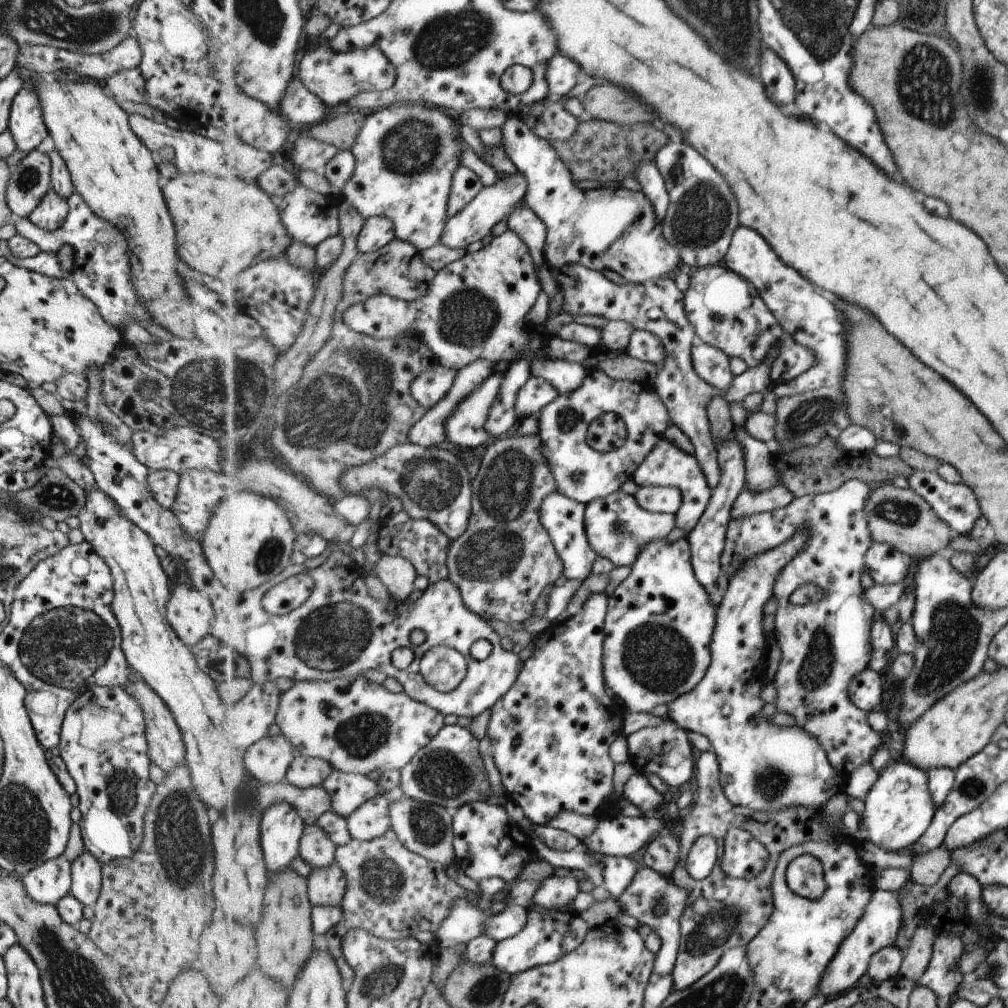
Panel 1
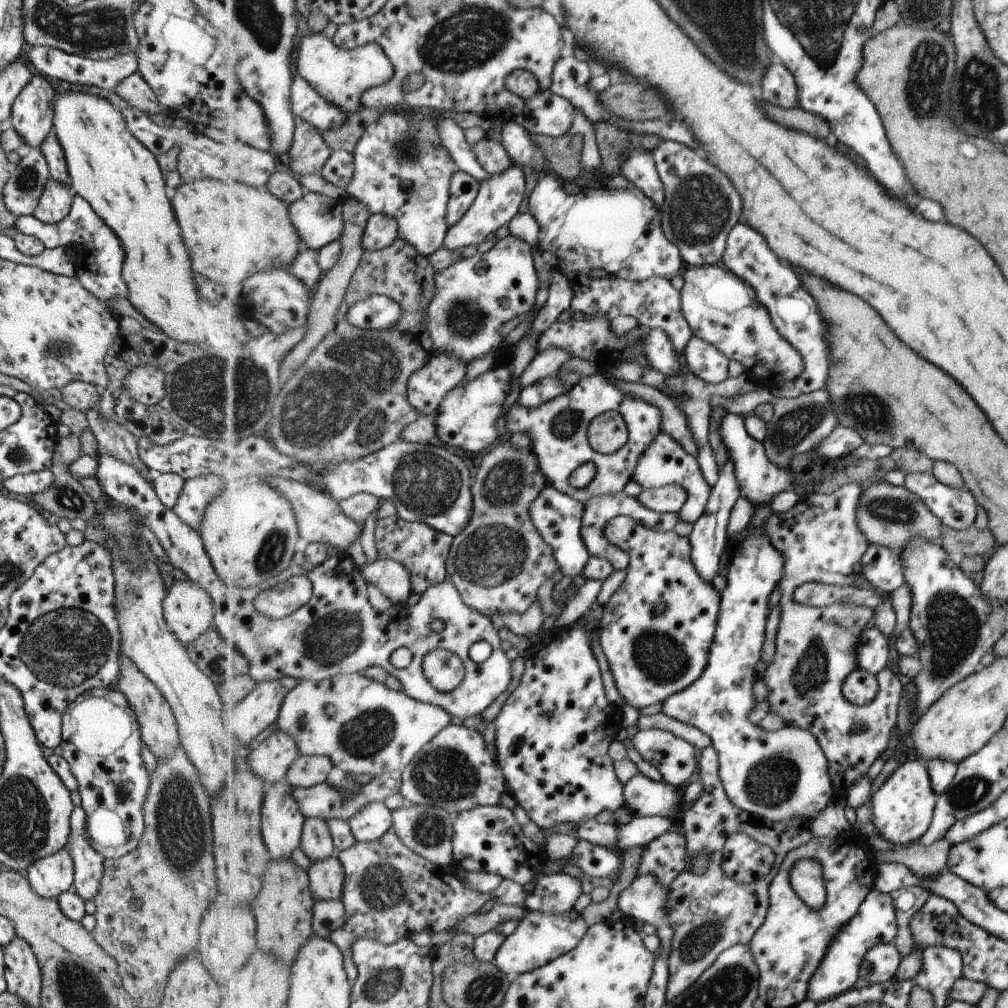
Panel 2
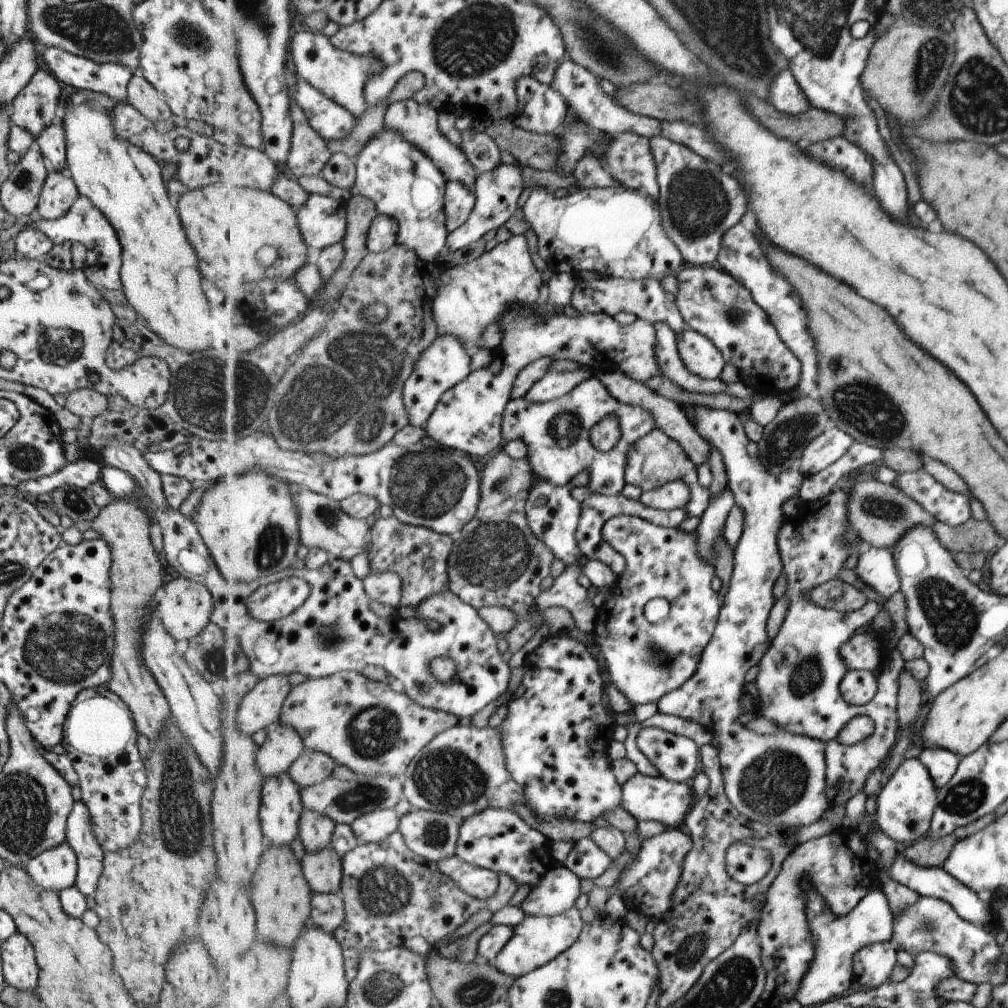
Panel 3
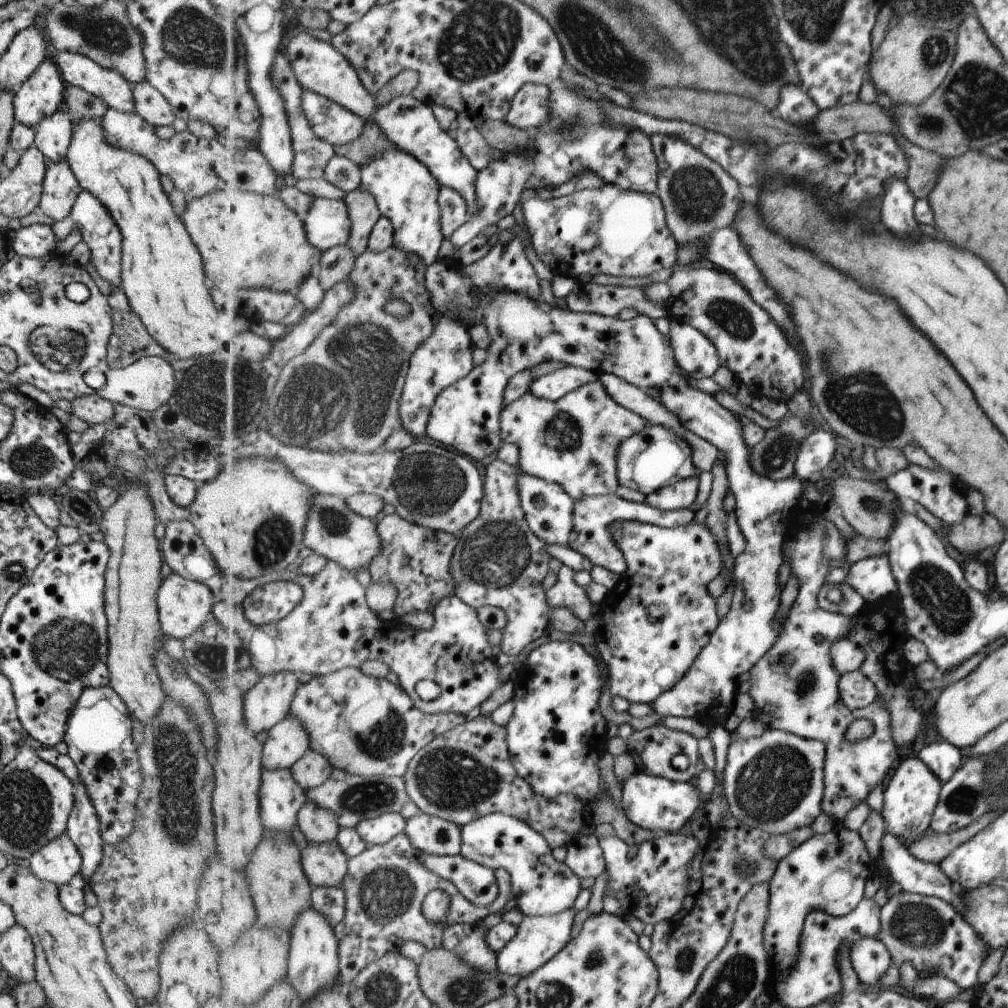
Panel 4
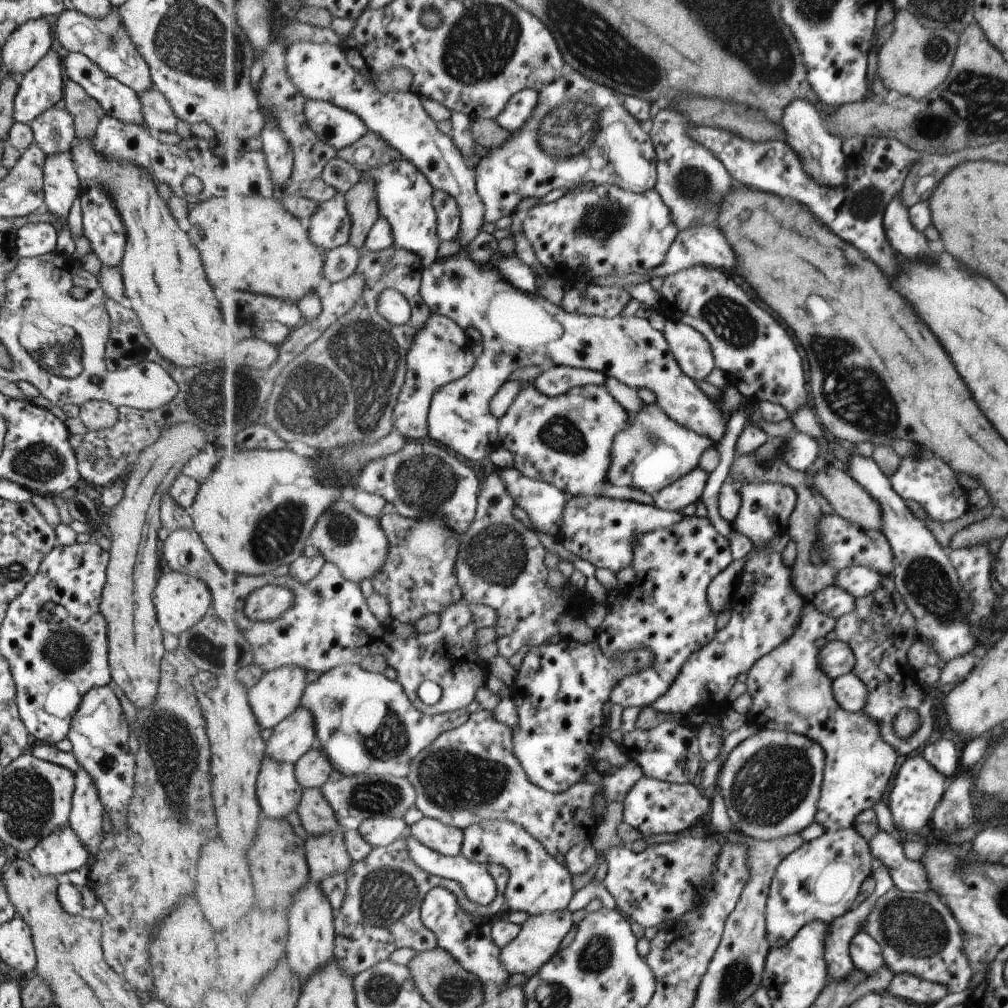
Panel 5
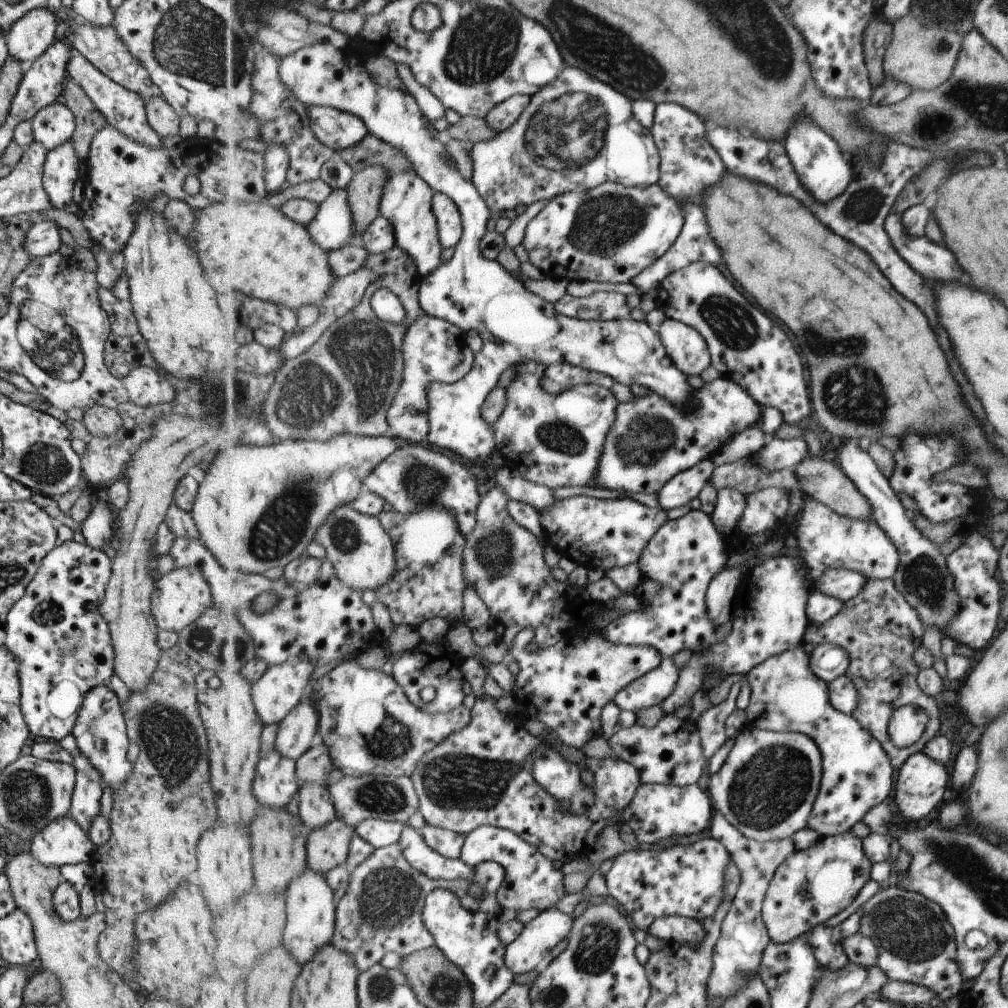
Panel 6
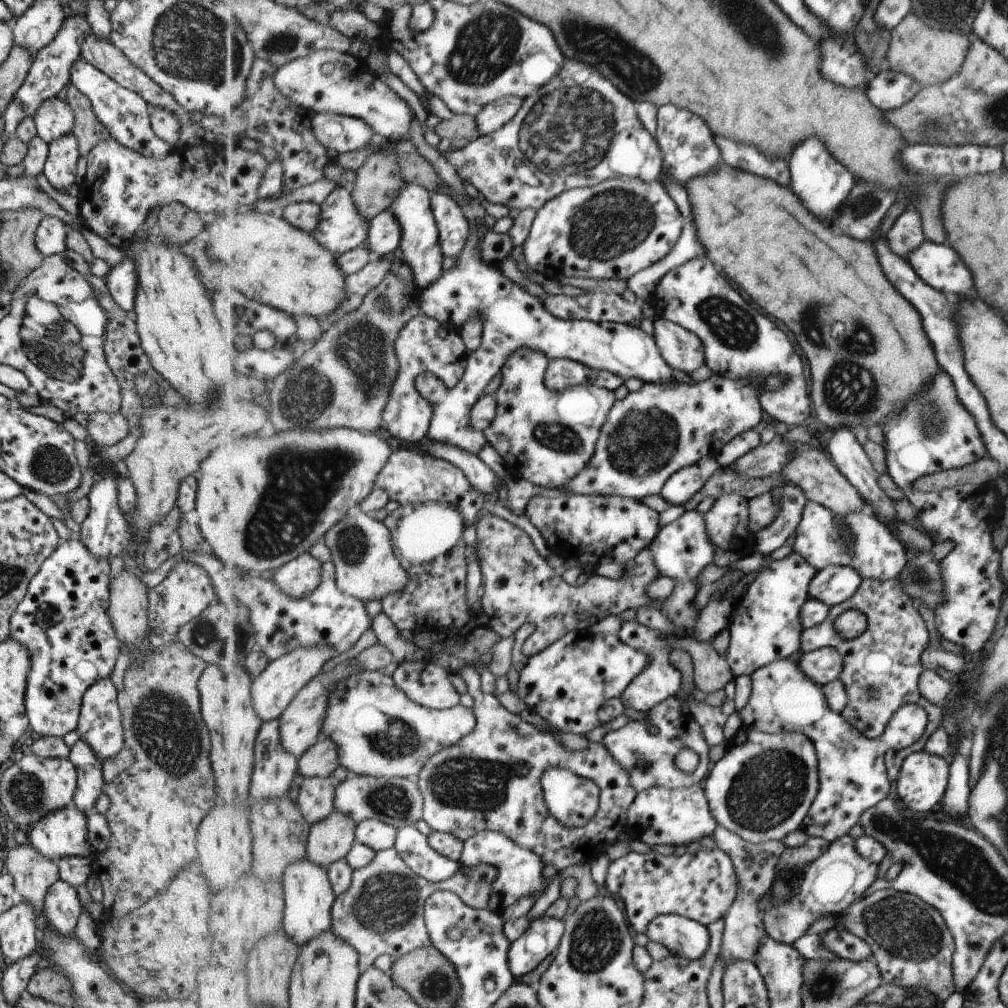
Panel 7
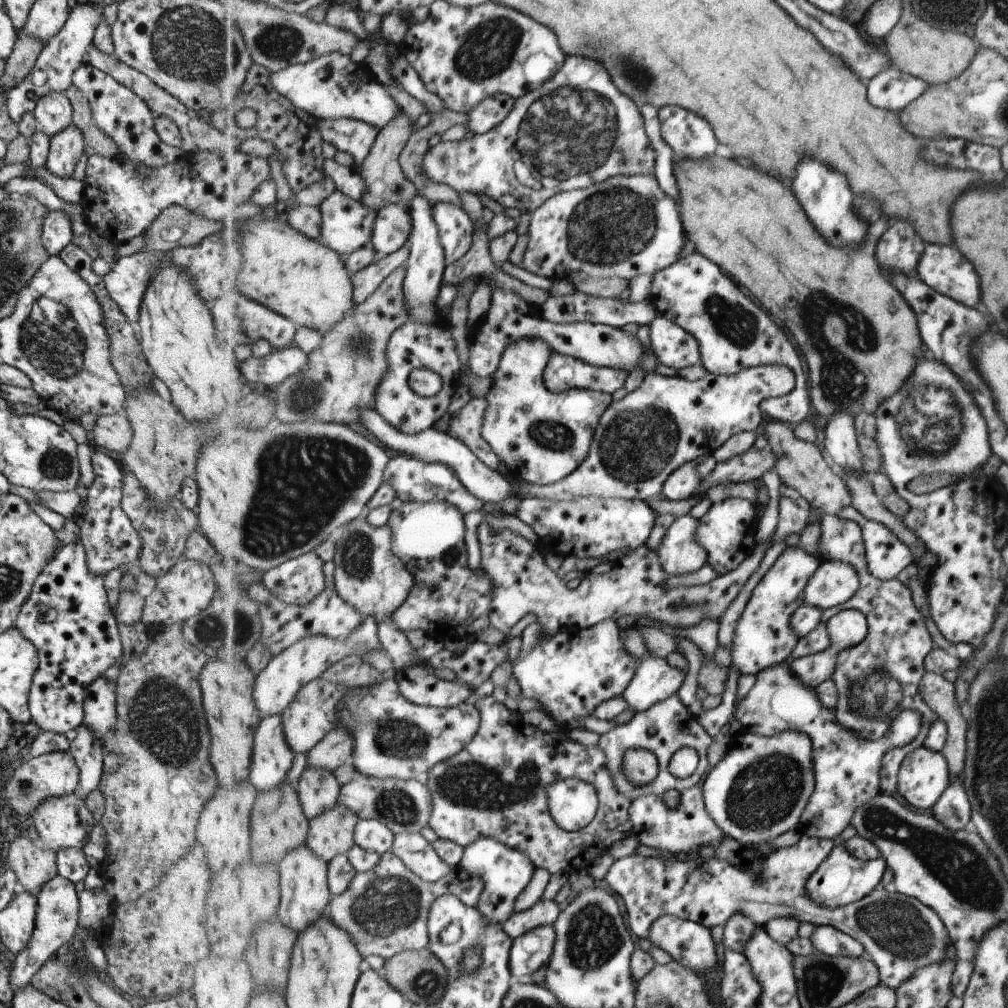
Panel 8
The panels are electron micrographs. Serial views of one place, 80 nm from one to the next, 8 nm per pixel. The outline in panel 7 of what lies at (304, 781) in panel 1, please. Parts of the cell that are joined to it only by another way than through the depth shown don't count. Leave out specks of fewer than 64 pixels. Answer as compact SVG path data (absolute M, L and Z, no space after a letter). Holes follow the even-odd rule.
M323 736L300 759L299 774L304 777L329 777L340 765L340 748L327 736Z

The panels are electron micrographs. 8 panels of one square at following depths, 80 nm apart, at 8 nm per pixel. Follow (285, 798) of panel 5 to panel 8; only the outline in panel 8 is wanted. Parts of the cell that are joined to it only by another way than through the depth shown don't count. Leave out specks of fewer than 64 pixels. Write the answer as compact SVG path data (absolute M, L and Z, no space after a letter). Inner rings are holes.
M282 715L266 716L256 730L250 781L259 793L272 791L287 782L295 752L284 733Z

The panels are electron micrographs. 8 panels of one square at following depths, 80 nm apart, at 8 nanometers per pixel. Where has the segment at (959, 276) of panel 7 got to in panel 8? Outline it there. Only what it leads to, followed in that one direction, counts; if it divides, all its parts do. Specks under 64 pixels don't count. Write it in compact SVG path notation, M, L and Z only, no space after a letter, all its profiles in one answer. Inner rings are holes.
M925 244L916 268L917 276L931 290L946 297L951 297L963 306L975 306L979 302L979 278L973 272L971 264L957 252L957 248L953 248L953 246L927 246Z

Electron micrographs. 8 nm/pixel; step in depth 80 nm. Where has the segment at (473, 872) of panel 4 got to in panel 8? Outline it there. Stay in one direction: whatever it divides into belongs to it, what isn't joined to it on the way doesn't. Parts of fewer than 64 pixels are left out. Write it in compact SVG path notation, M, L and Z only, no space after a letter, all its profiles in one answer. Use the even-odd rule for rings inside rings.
M420 833L396 834L391 852L424 881L437 882L454 869L437 854L434 844Z

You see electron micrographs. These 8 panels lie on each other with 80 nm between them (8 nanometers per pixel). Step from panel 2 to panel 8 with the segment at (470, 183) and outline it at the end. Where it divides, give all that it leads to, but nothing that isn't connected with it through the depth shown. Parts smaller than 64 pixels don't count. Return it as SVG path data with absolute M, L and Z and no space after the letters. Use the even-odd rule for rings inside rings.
M438 202L433 207L441 244L446 254L446 264L455 264L461 260L473 244L475 226L473 220L460 206Z

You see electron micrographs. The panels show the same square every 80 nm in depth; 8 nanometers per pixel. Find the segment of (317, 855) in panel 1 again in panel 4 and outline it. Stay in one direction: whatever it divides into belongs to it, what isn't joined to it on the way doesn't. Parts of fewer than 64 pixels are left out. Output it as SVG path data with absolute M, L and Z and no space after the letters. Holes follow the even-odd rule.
M309 801L301 808L298 826L308 843L328 843L336 839L342 826L338 816L331 810Z

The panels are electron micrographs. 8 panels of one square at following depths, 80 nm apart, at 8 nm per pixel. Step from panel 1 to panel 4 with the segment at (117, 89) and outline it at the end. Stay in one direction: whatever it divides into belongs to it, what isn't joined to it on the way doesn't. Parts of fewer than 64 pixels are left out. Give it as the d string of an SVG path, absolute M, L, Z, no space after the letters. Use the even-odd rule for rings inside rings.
M146 80L131 86L134 112L153 128L171 126L175 117L169 103Z

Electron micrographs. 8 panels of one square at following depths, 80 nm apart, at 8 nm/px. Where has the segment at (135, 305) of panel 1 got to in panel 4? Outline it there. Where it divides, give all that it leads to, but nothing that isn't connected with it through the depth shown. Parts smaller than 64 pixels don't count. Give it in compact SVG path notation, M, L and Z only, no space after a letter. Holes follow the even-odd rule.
M87 191L75 197L69 214L50 226L57 240L64 239L71 230L79 230L81 238L90 248L90 259L97 270L97 274L110 284L120 284L120 254L122 251L122 238L120 230L114 223L112 216L106 208Z

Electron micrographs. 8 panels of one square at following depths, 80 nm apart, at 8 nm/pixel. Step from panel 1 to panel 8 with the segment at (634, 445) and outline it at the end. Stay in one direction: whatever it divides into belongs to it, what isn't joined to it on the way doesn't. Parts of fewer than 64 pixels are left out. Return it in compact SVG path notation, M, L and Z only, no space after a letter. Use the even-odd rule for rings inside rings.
M521 337L503 351L482 426L482 438L507 464L512 477L536 485L555 484L585 462L601 417L614 401L614 395L591 389L550 391L544 372L552 353L545 340L531 337Z

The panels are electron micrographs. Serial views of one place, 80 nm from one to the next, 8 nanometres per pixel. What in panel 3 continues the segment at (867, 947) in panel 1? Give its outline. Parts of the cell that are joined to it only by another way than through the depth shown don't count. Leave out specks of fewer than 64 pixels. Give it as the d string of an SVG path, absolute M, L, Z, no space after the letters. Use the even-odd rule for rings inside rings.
M802 877L802 887L806 892L806 915L815 943L816 955L812 965L801 979L794 999L801 1006L820 1006L831 999L843 996L856 980L853 959L864 946L876 942L887 942L892 936L892 915L888 896L883 890L872 890L848 915L840 916L828 907L819 904L820 894L811 877Z

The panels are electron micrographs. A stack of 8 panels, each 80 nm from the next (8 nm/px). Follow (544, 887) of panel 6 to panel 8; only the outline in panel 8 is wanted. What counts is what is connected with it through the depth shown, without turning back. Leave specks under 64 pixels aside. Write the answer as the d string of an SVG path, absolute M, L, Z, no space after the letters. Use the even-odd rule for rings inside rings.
M483 837L470 844L465 849L459 868L465 870L471 877L484 880L485 886L475 908L480 910L490 923L498 925L507 922L513 916L517 899L523 894L537 870L524 852L509 848L493 837Z

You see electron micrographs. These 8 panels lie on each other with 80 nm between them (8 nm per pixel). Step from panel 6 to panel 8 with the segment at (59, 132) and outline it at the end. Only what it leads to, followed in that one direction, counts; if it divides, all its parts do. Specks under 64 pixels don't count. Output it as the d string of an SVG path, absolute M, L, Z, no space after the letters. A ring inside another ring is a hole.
M64 91L50 92L41 96L32 113L37 128L49 138L71 123L71 105Z

